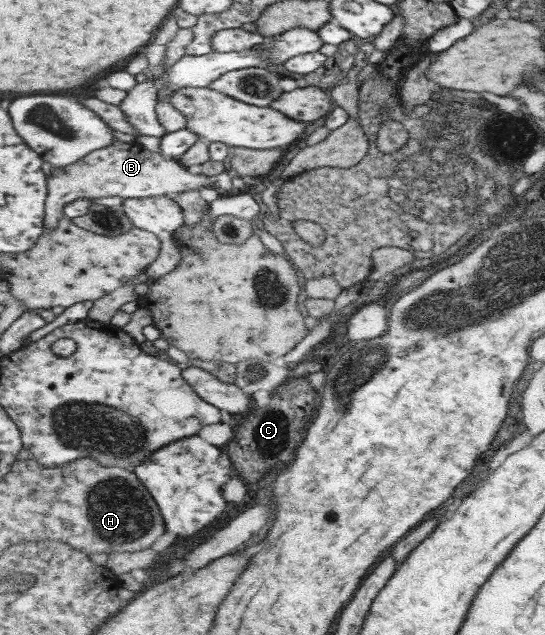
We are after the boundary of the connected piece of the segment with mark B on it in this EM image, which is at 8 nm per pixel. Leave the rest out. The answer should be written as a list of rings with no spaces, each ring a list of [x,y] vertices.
[[[113,140],[111,145],[92,151],[64,168],[53,168],[48,177],[48,200],[45,210],[45,229],[43,233],[53,231],[65,217],[64,207],[83,199],[99,199],[99,197],[146,198],[172,196],[183,192],[191,192],[201,187],[212,187],[216,190],[215,176],[197,174],[184,166],[178,159],[165,157],[161,152],[149,151],[136,140],[124,143]]]

